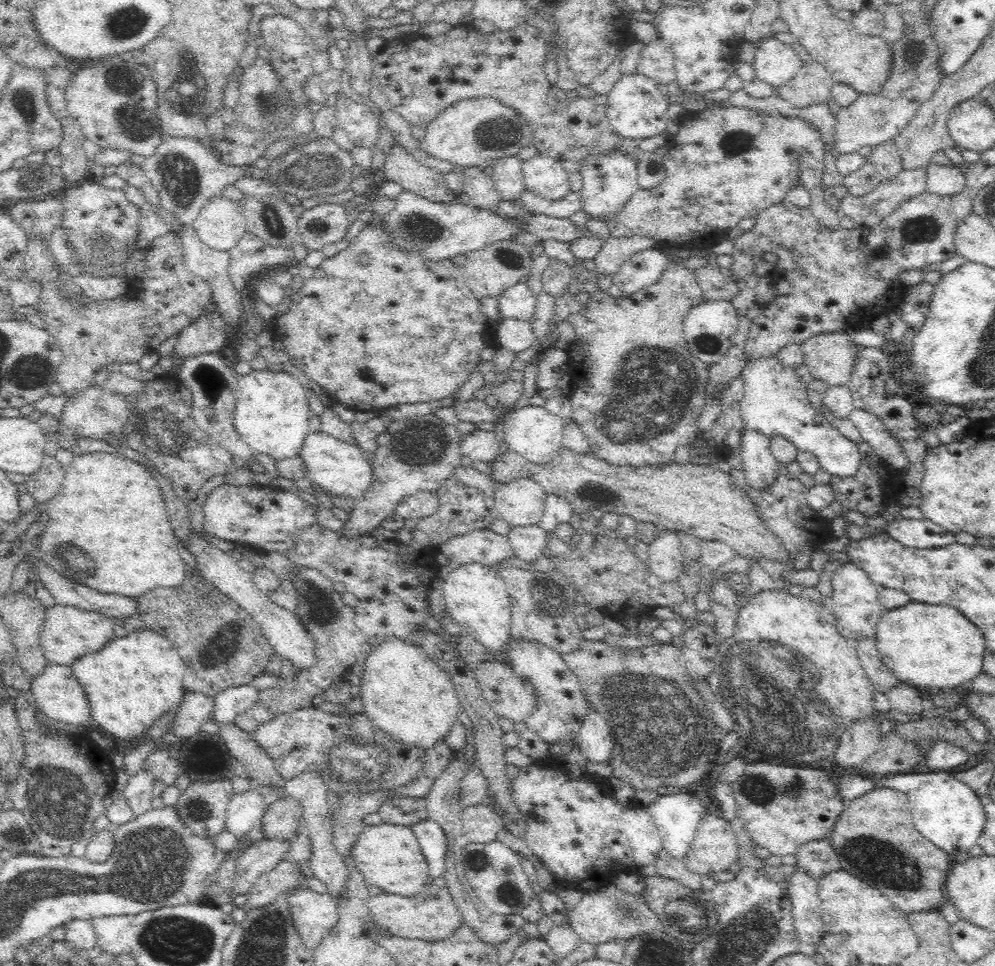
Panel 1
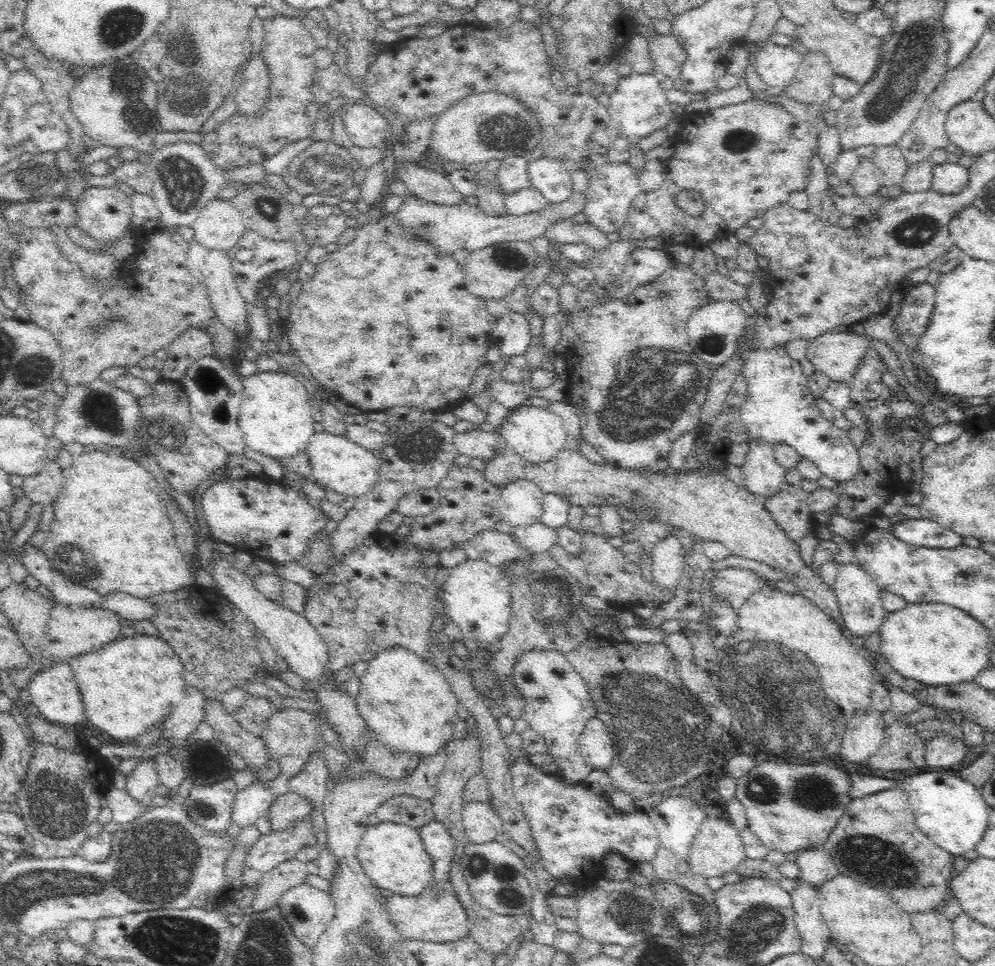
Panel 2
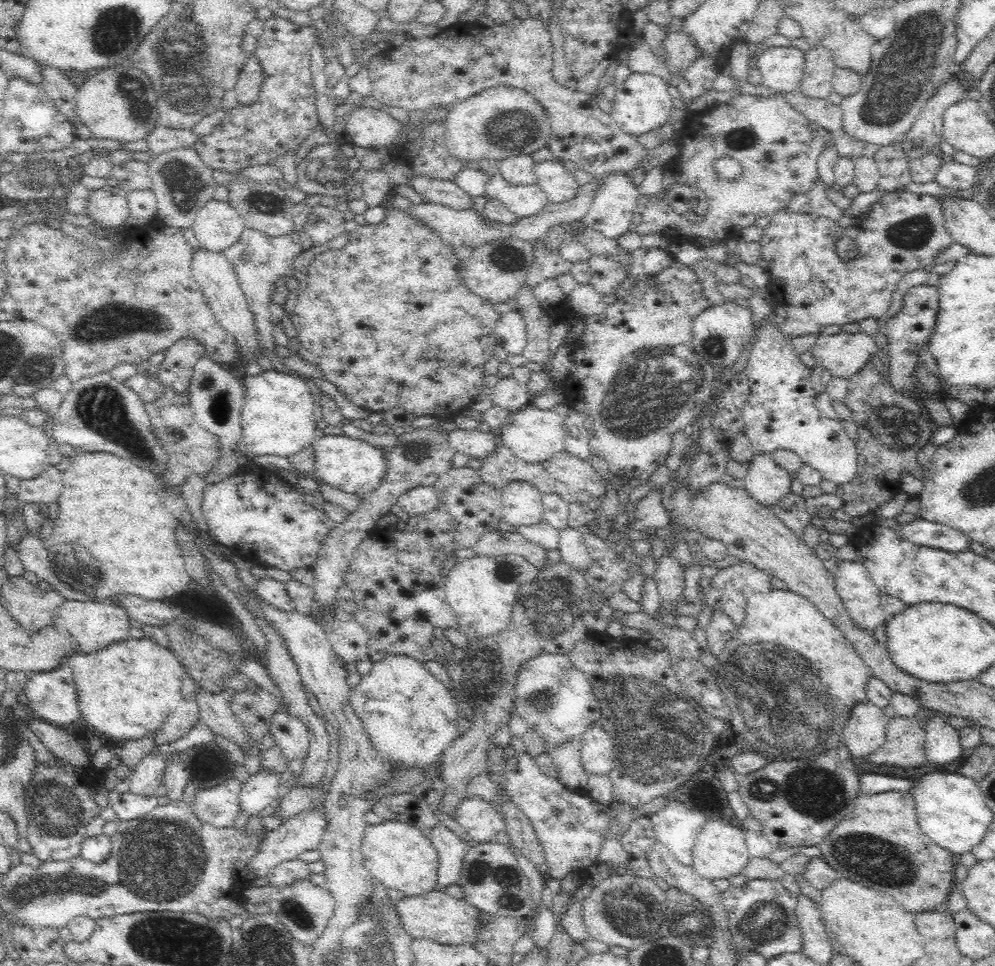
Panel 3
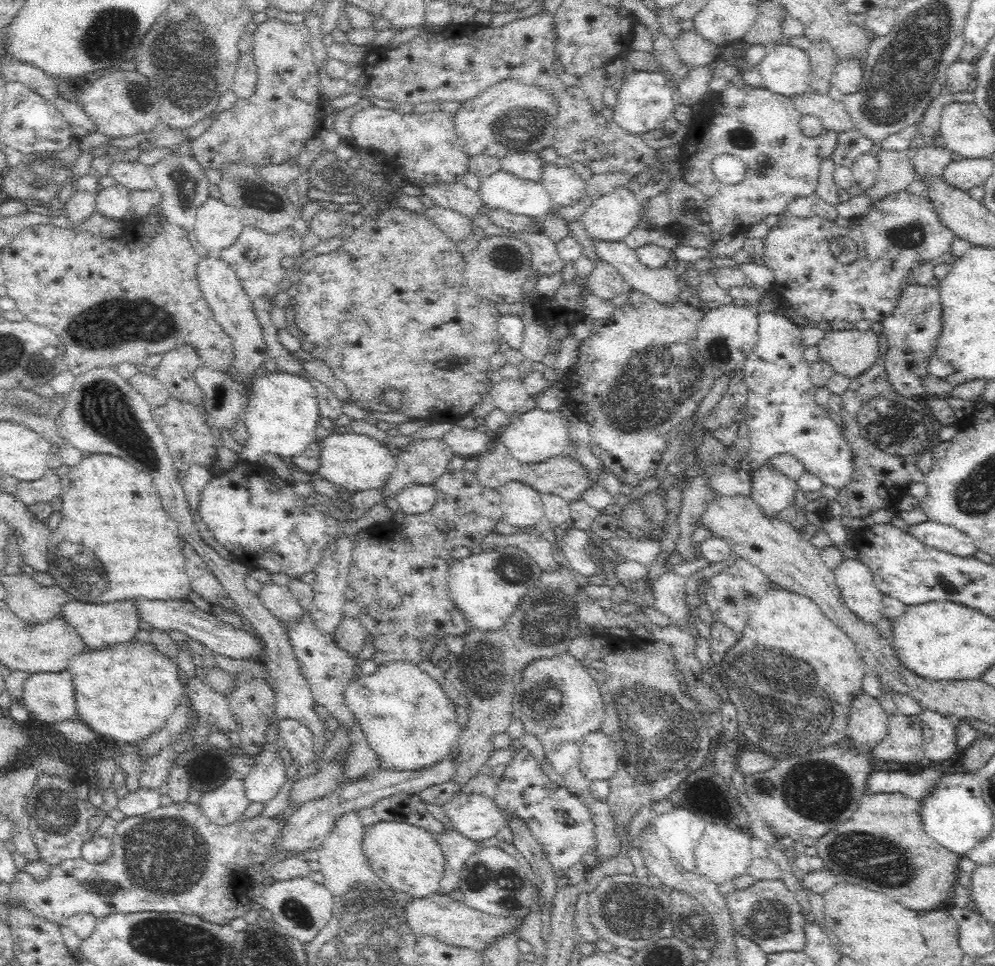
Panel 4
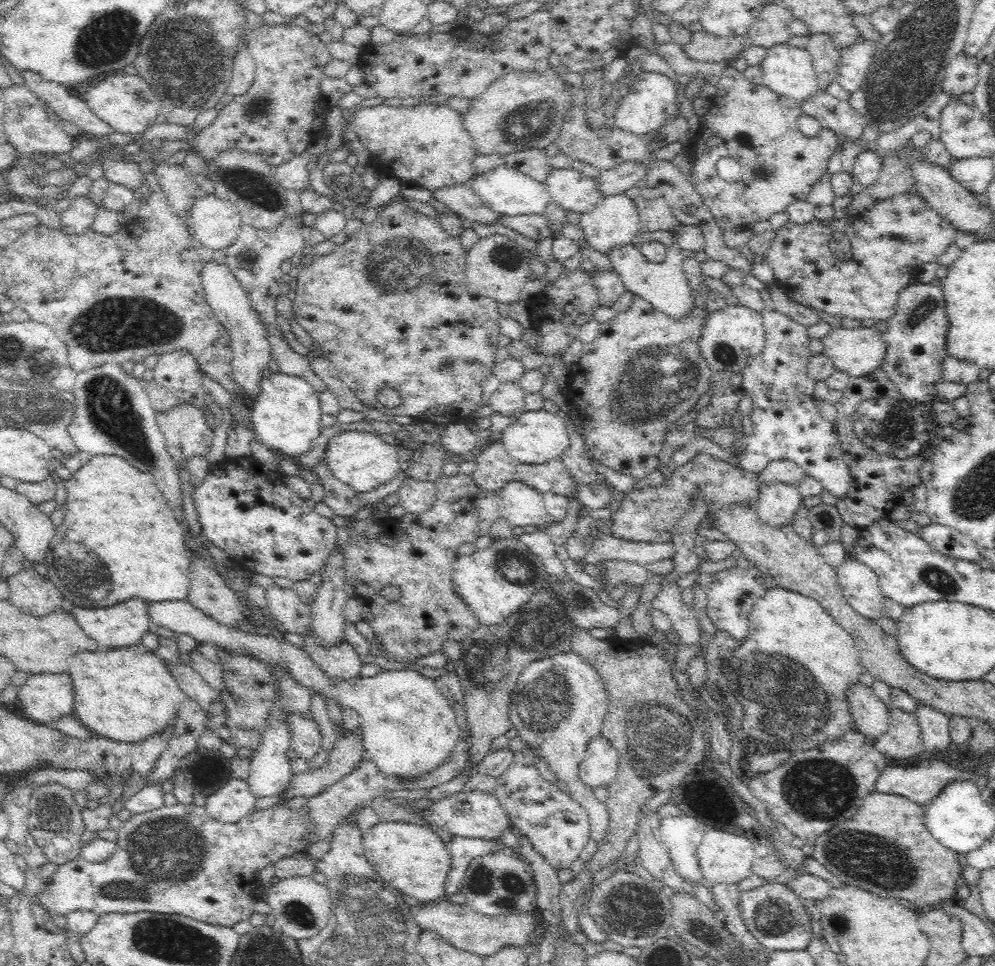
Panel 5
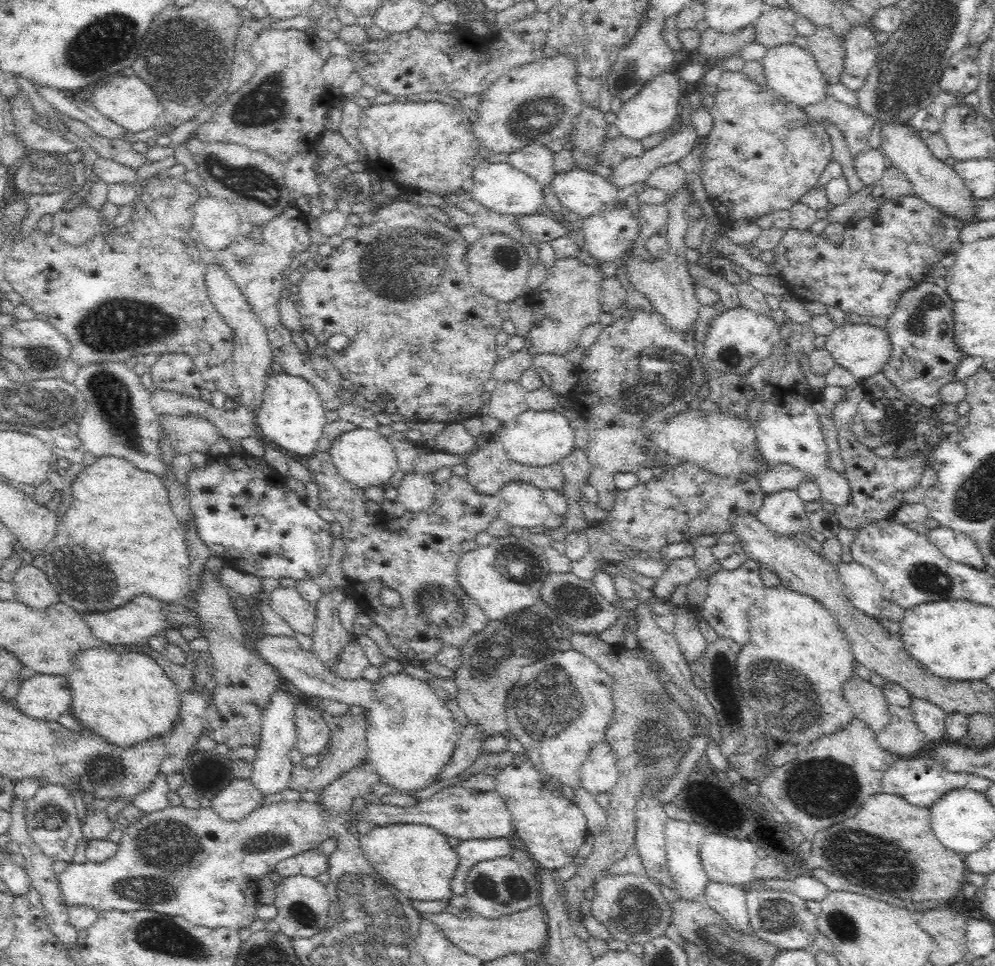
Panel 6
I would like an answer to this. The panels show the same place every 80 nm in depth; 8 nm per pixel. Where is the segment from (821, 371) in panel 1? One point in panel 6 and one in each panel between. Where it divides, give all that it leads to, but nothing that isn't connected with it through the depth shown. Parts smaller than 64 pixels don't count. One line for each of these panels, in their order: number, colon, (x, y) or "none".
2: (835, 354)
3: (843, 354)
4: (849, 352)
5: (855, 351)
6: (862, 349)

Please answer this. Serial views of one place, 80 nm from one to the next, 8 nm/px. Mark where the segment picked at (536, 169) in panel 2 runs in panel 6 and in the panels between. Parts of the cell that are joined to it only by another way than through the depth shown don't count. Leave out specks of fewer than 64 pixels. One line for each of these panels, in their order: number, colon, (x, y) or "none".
3: (558, 183)
4: (563, 184)
5: (567, 187)
6: (583, 193)

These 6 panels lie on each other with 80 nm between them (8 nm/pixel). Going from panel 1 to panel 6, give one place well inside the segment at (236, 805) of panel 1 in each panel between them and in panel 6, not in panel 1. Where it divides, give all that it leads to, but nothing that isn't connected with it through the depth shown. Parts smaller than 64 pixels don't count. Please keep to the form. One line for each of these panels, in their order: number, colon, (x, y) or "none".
2: (250, 803)
3: (260, 790)
4: (264, 780)
5: (269, 769)
6: (270, 773)

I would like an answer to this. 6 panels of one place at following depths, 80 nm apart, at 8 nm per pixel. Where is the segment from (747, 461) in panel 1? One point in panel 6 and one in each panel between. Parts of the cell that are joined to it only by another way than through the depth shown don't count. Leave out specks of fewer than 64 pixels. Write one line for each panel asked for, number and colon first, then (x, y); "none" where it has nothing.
2: (764, 476)
3: (766, 482)
4: (772, 491)
5: (777, 503)
6: (783, 511)

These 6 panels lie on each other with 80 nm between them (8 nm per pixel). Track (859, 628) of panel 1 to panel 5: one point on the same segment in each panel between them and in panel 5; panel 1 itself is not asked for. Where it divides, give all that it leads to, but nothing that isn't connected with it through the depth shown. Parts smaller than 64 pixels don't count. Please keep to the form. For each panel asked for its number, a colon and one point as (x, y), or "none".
2: (859, 598)
3: (861, 598)
4: (854, 580)
5: (858, 583)

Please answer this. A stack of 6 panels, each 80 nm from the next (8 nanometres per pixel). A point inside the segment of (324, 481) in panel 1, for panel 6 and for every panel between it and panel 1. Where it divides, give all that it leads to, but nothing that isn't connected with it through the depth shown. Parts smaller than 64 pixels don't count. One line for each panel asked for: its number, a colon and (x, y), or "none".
2: (337, 464)
3: (354, 467)
4: (354, 462)
5: (361, 460)
6: (363, 457)

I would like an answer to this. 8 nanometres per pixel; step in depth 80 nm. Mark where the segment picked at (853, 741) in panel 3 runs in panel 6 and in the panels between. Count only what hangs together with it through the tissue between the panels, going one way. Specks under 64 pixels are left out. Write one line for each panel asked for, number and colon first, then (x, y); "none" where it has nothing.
4: (868, 723)
5: (870, 717)
6: (868, 703)

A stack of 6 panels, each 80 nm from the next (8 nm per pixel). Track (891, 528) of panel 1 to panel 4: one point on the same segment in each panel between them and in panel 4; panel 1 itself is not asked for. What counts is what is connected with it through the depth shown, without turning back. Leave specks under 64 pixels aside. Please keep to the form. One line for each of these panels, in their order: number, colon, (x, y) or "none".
2: (924, 533)
3: (922, 532)
4: (949, 539)

